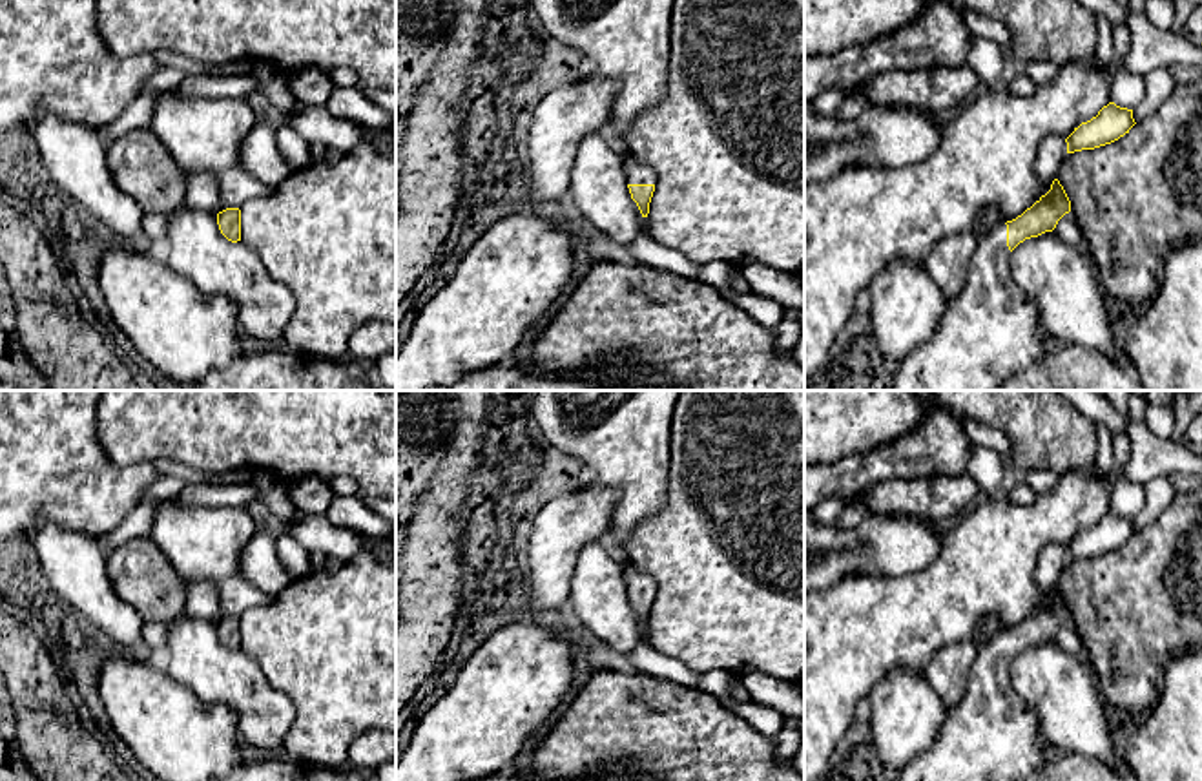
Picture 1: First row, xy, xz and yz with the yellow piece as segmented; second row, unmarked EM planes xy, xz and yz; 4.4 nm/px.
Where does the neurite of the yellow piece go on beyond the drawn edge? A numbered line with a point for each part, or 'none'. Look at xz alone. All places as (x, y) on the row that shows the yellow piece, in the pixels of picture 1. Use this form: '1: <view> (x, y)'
1: xz (637, 174)

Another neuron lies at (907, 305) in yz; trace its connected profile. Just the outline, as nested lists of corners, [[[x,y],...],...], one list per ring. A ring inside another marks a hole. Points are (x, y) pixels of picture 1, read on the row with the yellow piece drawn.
[[[892,261],[868,286],[870,334],[885,361],[901,361],[939,325],[948,299],[923,261]]]

